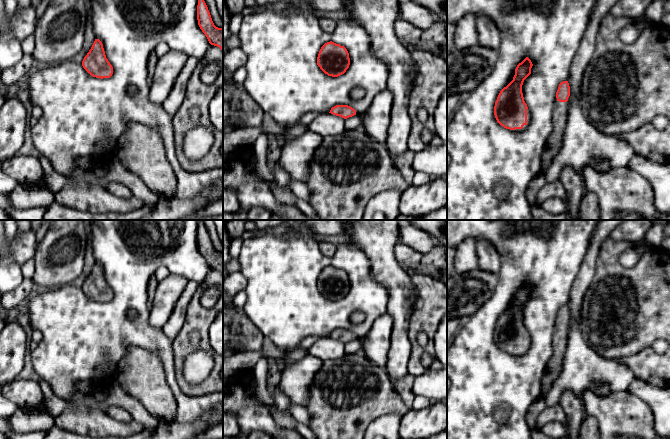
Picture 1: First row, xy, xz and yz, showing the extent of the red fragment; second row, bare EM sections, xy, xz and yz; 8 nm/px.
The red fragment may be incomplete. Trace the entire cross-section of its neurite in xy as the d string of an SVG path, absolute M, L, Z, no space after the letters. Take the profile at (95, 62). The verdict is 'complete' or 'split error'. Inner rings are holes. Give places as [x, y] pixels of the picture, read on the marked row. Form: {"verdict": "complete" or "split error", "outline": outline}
{"verdict": "complete", "outline": "M95 39L82 61L82 66L91 76L96 78L110 78L113 74L113 67L106 58L103 44L99 39Z"}

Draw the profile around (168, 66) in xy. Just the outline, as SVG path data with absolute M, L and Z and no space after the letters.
M173 50L158 58L149 87L149 99L153 103L162 104L166 100L188 58L186 53Z

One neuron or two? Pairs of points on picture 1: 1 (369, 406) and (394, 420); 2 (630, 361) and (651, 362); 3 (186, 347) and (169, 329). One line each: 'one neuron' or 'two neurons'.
1: two neurons
2: one neuron
3: two neurons

